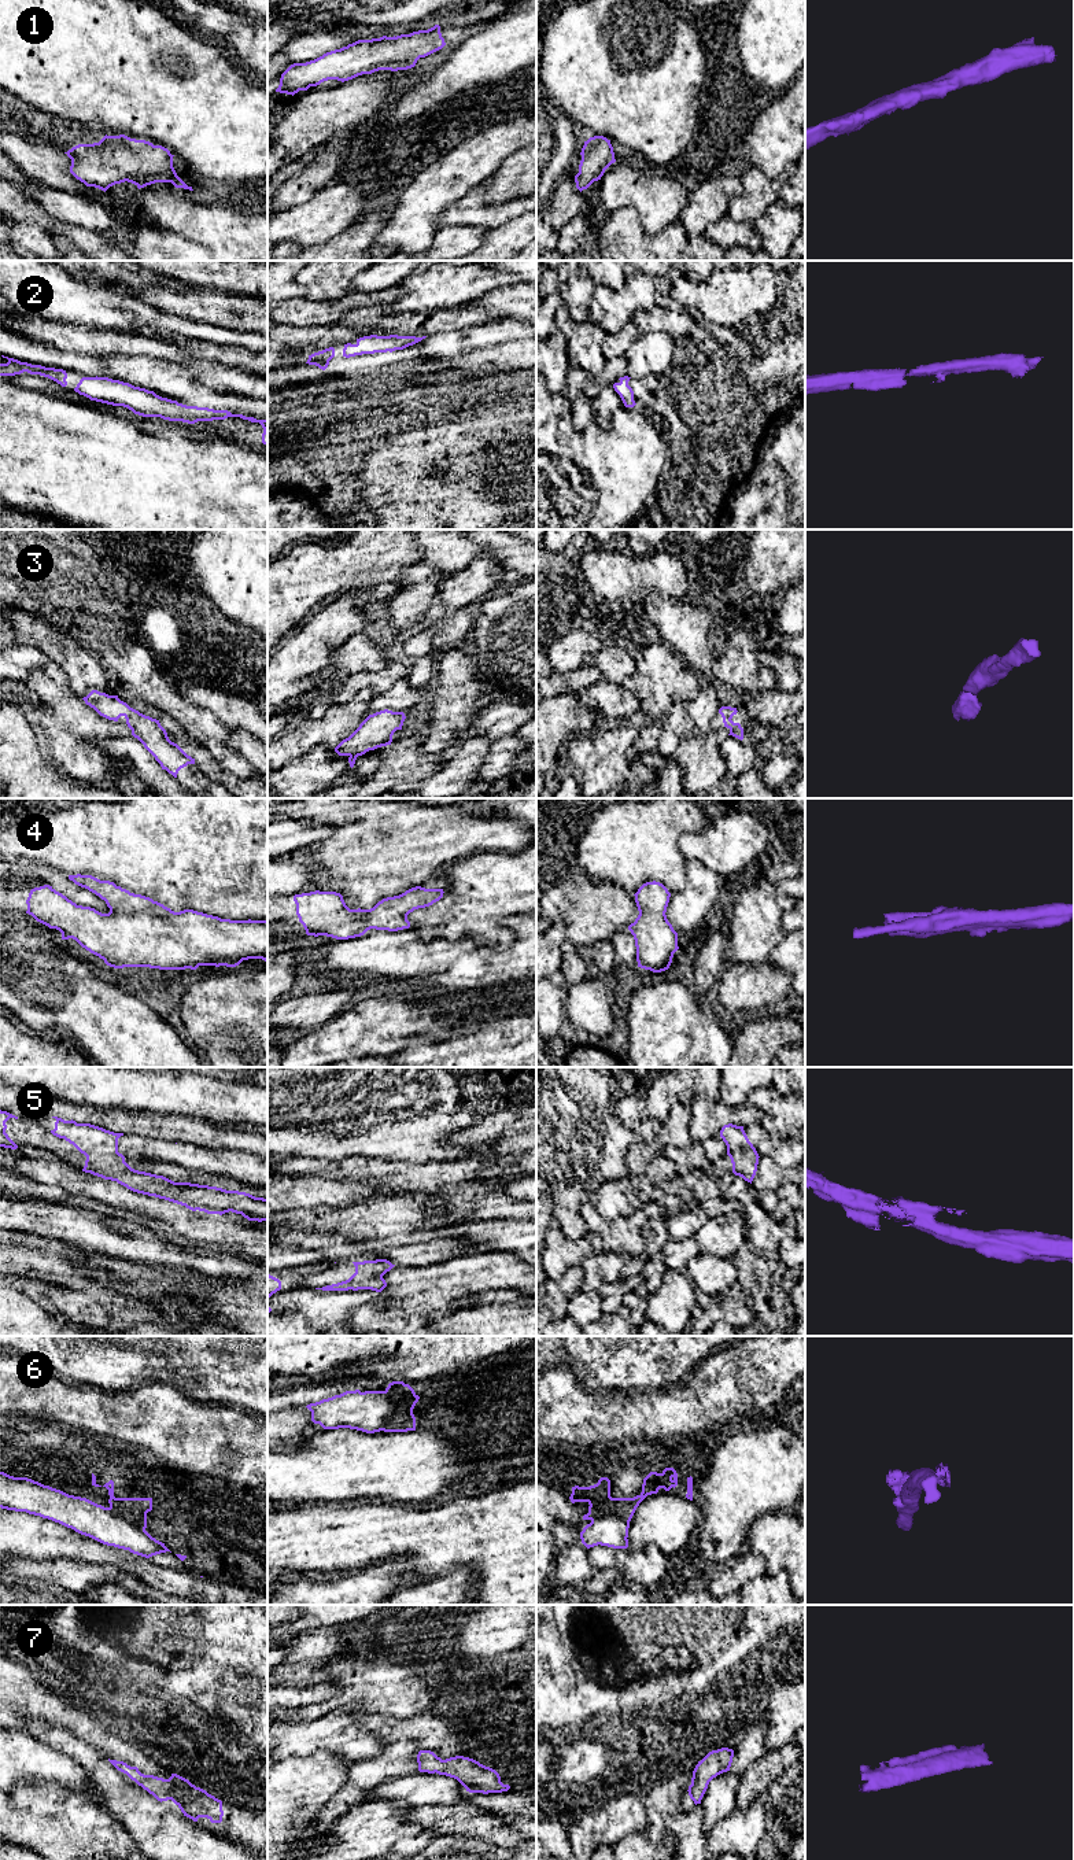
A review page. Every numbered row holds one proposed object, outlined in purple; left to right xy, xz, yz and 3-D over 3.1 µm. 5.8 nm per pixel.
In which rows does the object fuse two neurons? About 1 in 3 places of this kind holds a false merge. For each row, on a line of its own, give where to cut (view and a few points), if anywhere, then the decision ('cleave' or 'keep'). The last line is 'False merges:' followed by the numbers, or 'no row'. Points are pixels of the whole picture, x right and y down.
1: no cut; keep
2: no cut; keep
3: no cut; keep
4: no cut; keep
5: no cut; keep
6: no cut; keep
7: no cut; keep
False merges: no row

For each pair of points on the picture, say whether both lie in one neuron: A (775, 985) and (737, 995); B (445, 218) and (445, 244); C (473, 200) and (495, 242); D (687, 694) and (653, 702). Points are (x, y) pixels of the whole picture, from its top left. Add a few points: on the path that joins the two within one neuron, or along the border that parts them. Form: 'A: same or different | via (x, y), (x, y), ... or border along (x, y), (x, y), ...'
A: same | via (766, 985), (756, 991), (746, 991)
B: different | border along (478, 225), (443, 225), (436, 231)
C: different | border along (520, 217), (513, 217), (490, 229)
D: same | via (679, 692), (664, 692), (661, 694)

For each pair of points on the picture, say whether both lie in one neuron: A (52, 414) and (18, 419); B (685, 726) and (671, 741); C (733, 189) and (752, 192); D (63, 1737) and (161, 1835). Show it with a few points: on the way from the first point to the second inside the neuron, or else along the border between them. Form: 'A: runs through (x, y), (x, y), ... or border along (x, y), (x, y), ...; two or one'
A: runs through (44, 419), (26, 419); one
B: runs through (681, 730), (674, 737); one
C: border along (741, 179), (741, 192), (730, 200), (726, 213); two
D: runs through (88, 1761), (136, 1811); one

